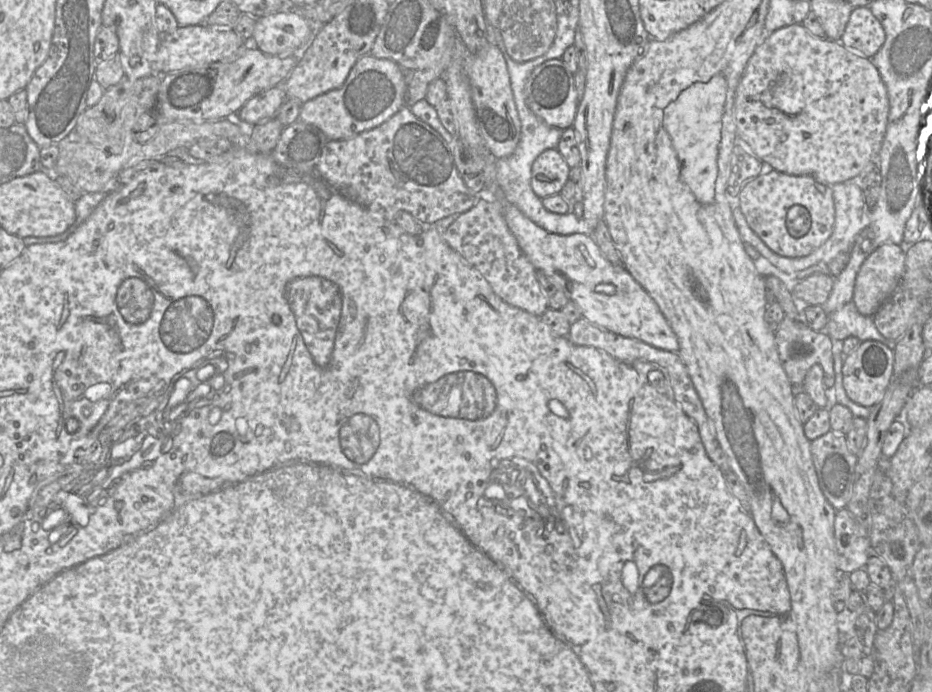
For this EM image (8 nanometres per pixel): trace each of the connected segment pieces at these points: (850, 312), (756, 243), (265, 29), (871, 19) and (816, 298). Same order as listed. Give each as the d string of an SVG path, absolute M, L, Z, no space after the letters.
M852 301L846 303L842 308L829 315L827 326L825 329L820 331L826 332L831 337L831 339L844 340L849 336L854 336L857 337L861 342L866 340L880 341L893 350L895 349L897 343L897 340L888 339L881 335L874 324L873 317L865 316L859 313Z
M849 180L842 183L836 183L831 187L835 207L833 232L820 247L815 249L809 255L801 257L785 257L773 252L749 227L741 209L737 207L733 208L732 212L743 243L746 242L747 244L753 246L764 258L786 273L804 270L810 266L818 264L819 262L826 263L842 252L848 252L851 254L851 250L857 240L857 236L863 229L868 227L868 206L866 205L863 191L857 184L854 183L854 181Z
M291 8L258 17L246 47L257 47L265 54L288 56L301 47L312 33L309 23Z
M856 7L850 14L848 23L844 30L843 35L841 36L840 40L833 40L839 41L843 46L848 48L849 50L856 52L868 59L872 58L876 53L880 50L882 45L885 42L885 31L881 25L881 23L877 20L877 18L872 14L868 7Z
M814 273L797 283L792 291L800 304L822 305L828 298L834 278L824 273Z

